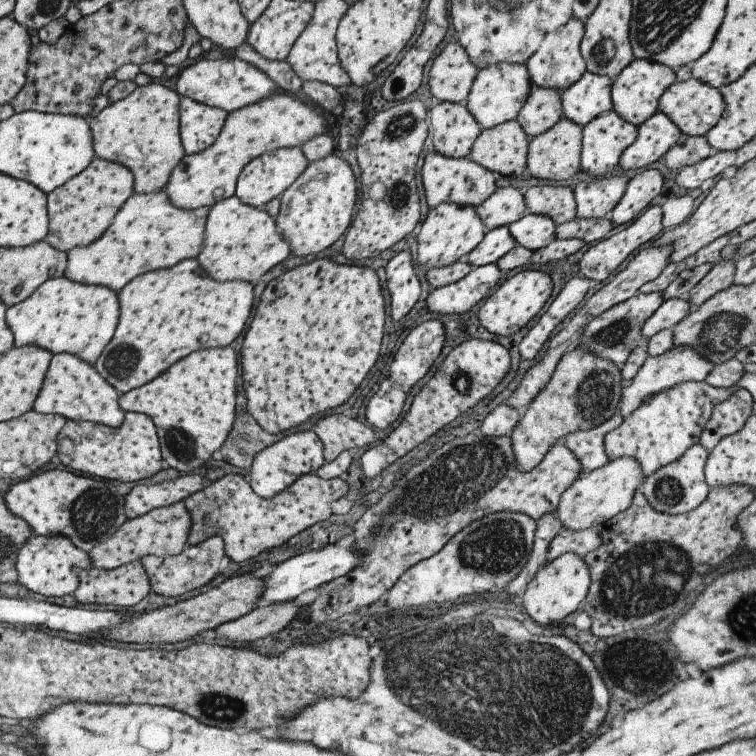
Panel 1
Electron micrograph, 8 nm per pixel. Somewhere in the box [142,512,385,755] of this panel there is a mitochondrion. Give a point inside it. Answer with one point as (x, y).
(223, 708)

